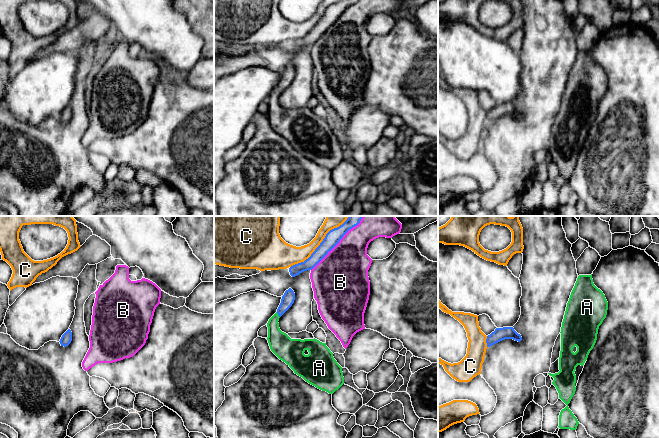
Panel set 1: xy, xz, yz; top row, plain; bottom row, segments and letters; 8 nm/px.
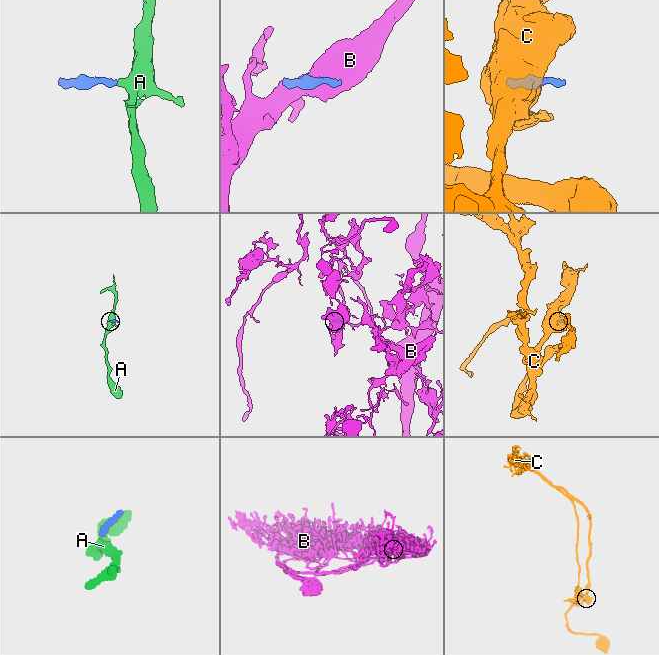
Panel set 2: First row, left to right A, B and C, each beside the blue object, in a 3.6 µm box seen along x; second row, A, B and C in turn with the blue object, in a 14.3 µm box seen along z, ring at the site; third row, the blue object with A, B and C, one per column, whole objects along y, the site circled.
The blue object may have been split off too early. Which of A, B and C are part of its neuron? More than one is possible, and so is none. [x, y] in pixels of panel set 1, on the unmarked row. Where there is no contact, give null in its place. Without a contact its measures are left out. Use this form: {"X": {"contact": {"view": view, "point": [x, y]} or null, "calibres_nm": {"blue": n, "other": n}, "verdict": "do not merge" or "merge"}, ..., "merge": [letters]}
{"A": {"contact": {"view": "xz", "point": [278, 90]}, "calibres_nm": {"blue": 100, "other": 180}, "verdict": "merge"}, "B": {"contact": {"view": "xz", "point": [334, 22]}, "calibres_nm": {"blue": 120, "other": 420}, "verdict": "do not merge"}, "C": {"contact": {"view": "xz", "point": [317, 23]}, "calibres_nm": {"blue": 120, "other": 180}, "verdict": "do not merge"}, "merge": ["A"]}

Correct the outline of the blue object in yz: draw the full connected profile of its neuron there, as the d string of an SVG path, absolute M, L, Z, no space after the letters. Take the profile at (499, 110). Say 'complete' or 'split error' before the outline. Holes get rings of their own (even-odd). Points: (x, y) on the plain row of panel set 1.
complete; M513 103L496 104L494 108L487 112L487 123L490 123L505 115L513 115L520 118L522 113L514 106Z

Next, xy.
complete; M68 105L68 106L62 111L62 113L61 113L61 115L60 115L59 118L60 118L61 122L66 123L66 122L68 122L68 121L71 119L71 117L72 117L72 108L71 108L70 105Z

